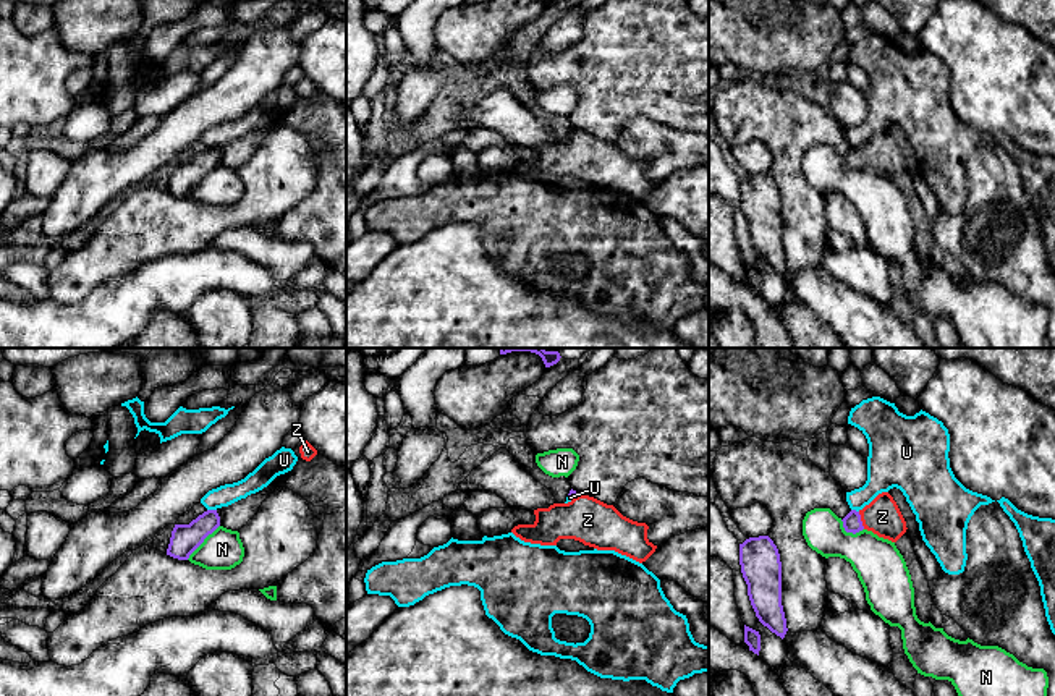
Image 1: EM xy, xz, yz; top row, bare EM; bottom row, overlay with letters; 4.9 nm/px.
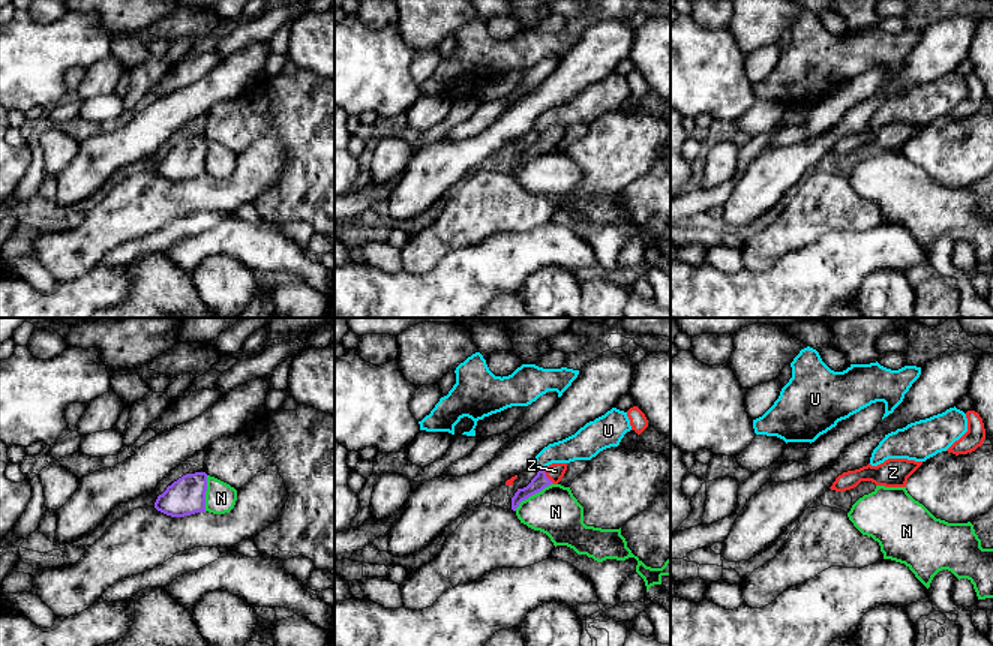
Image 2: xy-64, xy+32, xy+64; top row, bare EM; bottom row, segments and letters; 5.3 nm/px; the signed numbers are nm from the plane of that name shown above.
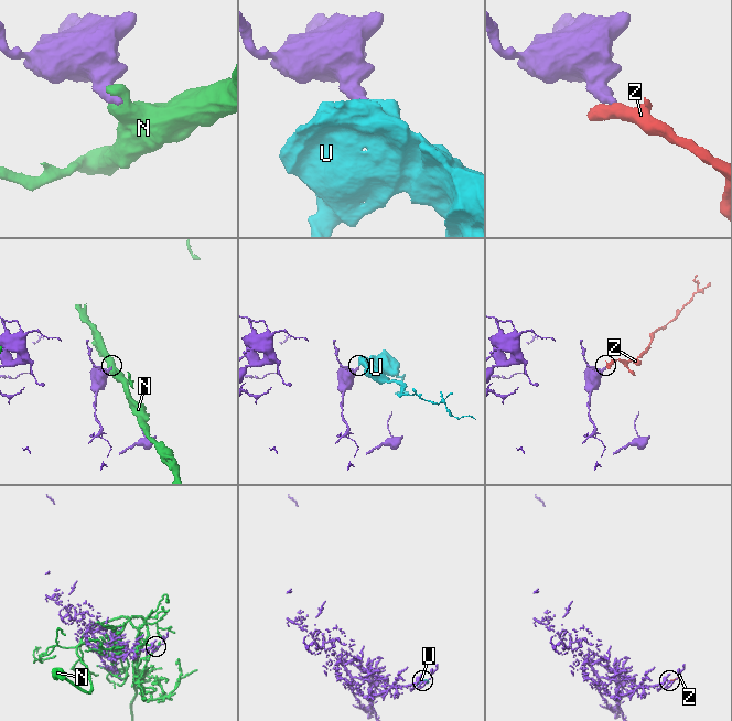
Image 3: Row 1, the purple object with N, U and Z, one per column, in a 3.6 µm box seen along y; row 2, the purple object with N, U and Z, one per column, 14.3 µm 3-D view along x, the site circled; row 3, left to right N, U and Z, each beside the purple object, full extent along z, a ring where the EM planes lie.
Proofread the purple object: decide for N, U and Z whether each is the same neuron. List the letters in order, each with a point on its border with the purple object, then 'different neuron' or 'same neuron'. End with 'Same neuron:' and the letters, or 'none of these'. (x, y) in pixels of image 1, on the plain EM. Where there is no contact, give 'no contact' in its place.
N: xy (203, 178) | different neuron
U: xy (212, 148) | different neuron
Z: yz (860, 157) | same neuron
Same neuron: Z

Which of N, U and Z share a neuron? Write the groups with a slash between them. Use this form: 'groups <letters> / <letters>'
groups N / U / Z

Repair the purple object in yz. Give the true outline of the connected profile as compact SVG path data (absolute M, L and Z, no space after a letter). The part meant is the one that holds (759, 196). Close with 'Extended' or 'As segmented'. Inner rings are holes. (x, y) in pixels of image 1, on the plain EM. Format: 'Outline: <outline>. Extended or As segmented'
Outline: M769 173L746 176L739 181L739 202L756 254L783 277L788 265L782 243L782 199L777 183Z. As segmented

